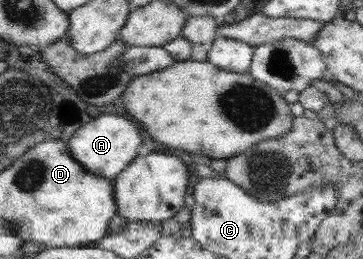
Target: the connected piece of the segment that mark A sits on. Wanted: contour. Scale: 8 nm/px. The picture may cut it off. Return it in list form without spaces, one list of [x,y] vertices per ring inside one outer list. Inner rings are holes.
[[[119,115],[99,116],[76,131],[67,142],[73,157],[92,173],[115,180],[129,164],[142,154],[143,128],[134,119]]]

